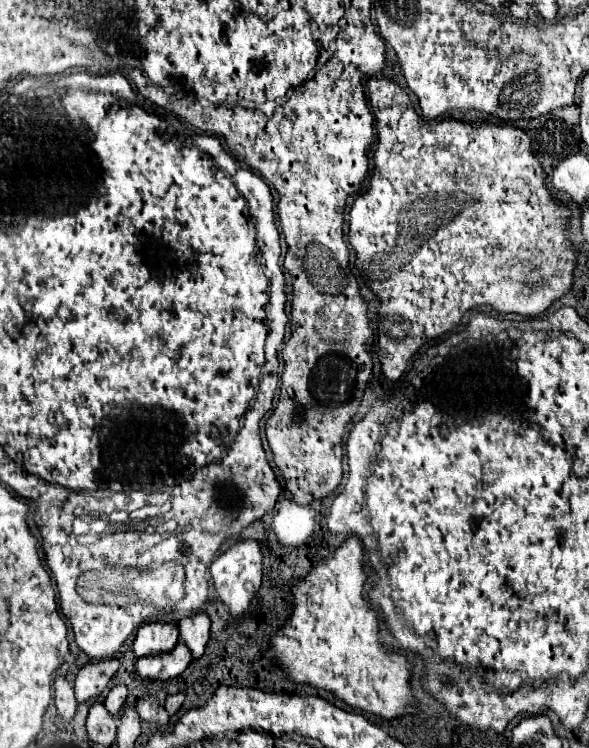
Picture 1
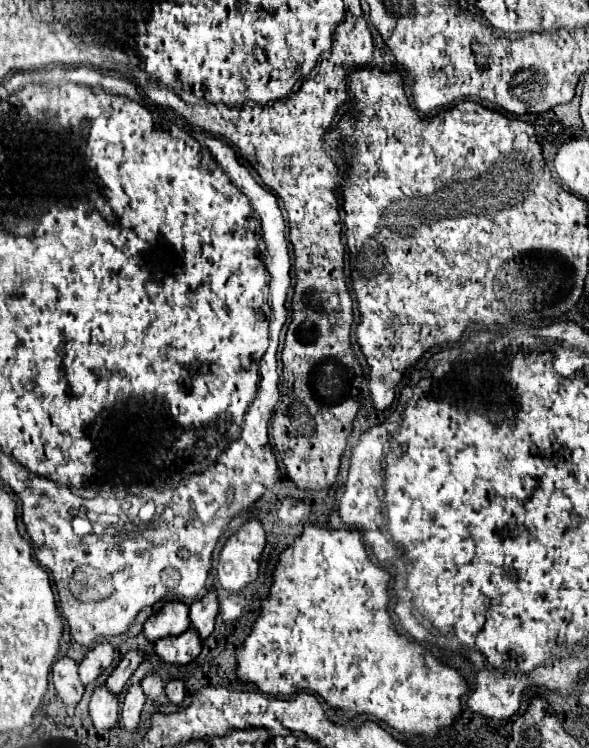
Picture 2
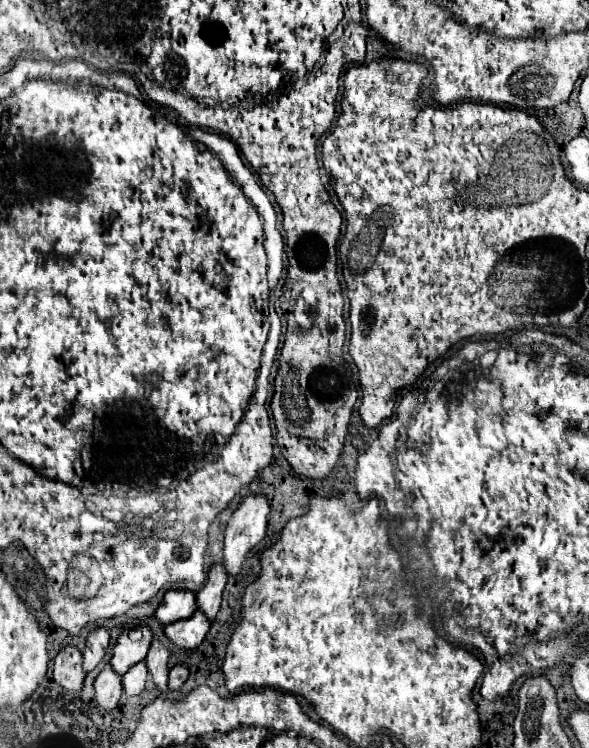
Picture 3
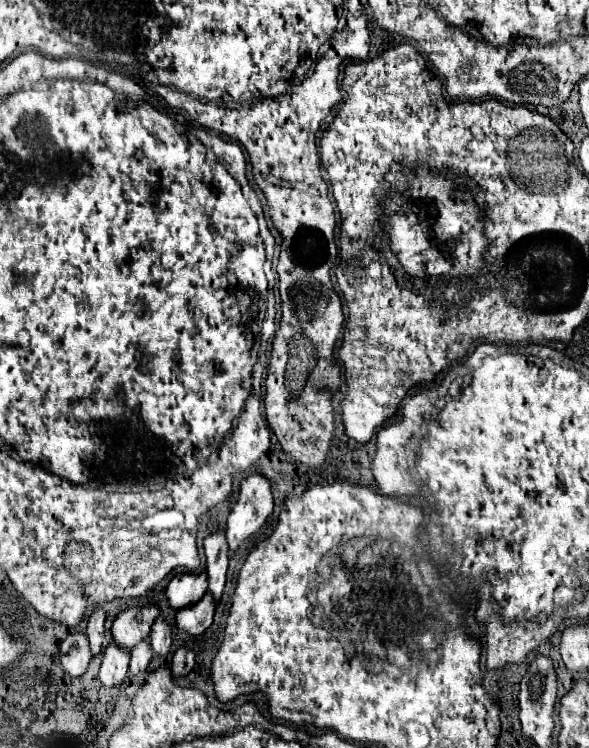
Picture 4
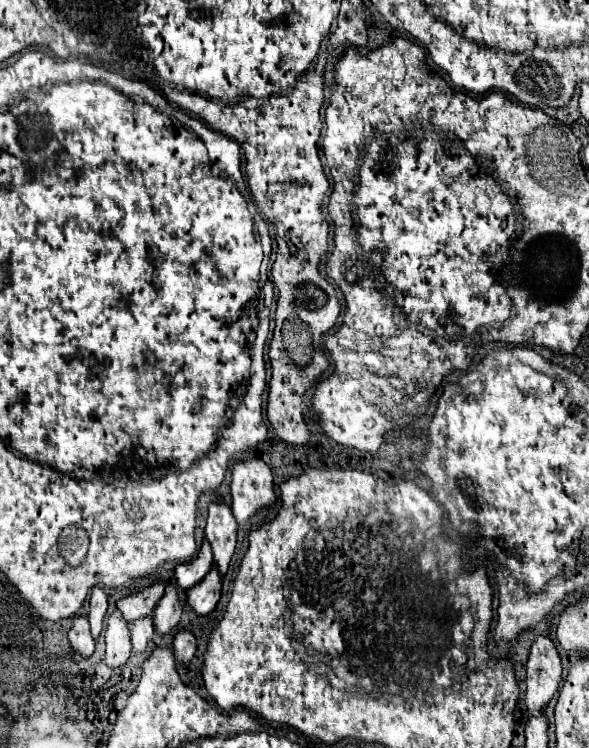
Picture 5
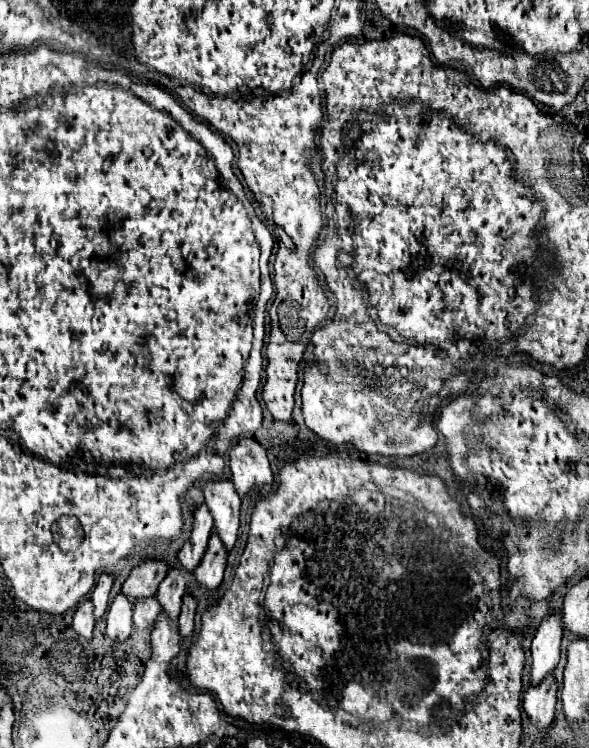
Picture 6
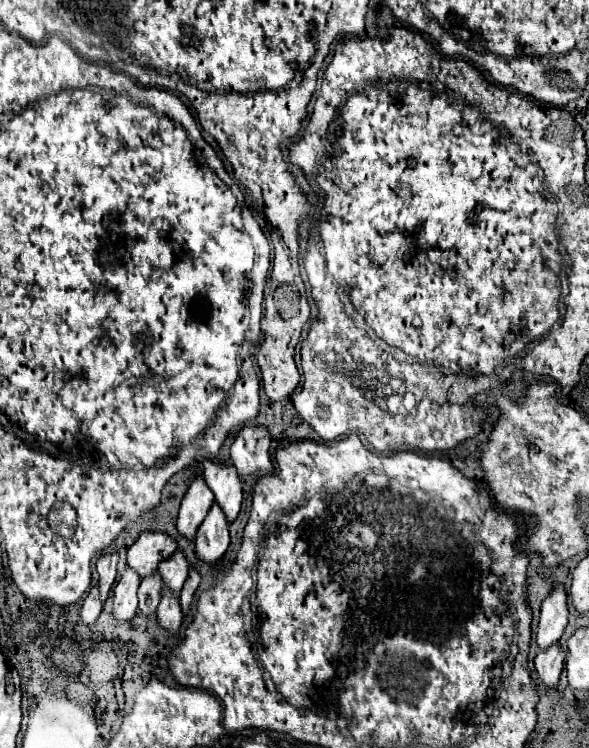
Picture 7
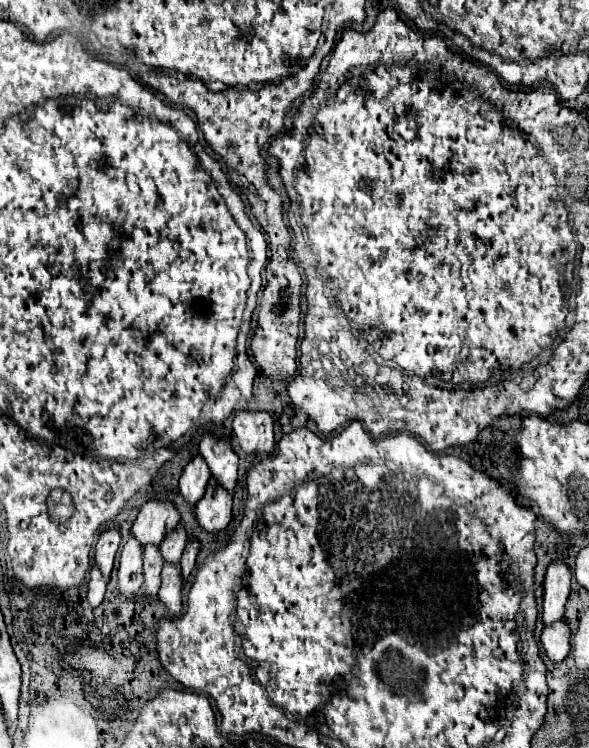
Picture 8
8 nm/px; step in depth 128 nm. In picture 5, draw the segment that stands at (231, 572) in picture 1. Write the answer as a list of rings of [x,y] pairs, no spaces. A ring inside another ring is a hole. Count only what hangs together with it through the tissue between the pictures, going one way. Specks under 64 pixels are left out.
[[[264,460],[238,462],[232,470],[232,514],[242,526],[276,502],[272,472]]]

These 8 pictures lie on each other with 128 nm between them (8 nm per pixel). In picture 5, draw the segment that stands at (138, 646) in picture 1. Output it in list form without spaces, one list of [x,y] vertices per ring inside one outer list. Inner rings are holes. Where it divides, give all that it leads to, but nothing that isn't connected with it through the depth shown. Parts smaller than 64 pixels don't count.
[[[204,540],[198,556],[192,562],[176,566],[176,586],[186,592],[192,586],[196,586],[210,570],[212,570],[212,550],[210,544]]]

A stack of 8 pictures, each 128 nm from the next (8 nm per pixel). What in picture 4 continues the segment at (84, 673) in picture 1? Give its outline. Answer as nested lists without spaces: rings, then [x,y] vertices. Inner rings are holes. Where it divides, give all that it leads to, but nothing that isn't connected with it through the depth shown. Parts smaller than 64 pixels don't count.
[[[96,610],[90,620],[88,620],[88,630],[86,630],[86,636],[90,640],[90,650],[92,650],[92,656],[98,656],[102,652],[102,642],[104,642],[104,620],[106,620],[106,614],[104,610]]]

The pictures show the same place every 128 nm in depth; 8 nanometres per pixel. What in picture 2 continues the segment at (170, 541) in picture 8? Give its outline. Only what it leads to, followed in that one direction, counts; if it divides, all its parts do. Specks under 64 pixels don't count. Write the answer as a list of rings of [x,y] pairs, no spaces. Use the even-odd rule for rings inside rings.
[[[146,676],[146,678],[140,682],[140,686],[142,686],[146,698],[158,702],[160,706],[168,706],[168,698],[166,698],[164,684],[162,684],[160,676]]]

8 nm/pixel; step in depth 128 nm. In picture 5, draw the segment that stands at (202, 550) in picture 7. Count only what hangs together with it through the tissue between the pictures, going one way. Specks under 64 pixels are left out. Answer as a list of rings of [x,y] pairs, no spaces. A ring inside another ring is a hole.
[[[212,568],[212,572],[208,572],[208,576],[204,576],[204,580],[200,584],[196,584],[194,588],[190,588],[186,592],[188,606],[200,618],[208,616],[210,612],[214,612],[214,608],[220,600],[220,586],[222,586],[222,578],[220,578],[218,570]]]

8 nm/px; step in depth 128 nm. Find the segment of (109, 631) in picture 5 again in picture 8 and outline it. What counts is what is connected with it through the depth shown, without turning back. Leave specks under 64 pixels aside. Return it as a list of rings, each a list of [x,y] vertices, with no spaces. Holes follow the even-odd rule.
[[[130,538],[120,554],[118,588],[124,598],[136,598],[142,586],[142,548]]]

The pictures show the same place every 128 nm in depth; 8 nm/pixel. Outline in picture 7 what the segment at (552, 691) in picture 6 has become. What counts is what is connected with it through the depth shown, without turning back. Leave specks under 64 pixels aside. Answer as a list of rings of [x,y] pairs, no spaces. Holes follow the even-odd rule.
[[[558,644],[548,648],[546,652],[538,652],[534,658],[534,666],[538,672],[538,680],[548,688],[556,690],[558,678],[562,674],[562,664],[564,664],[564,652]]]

